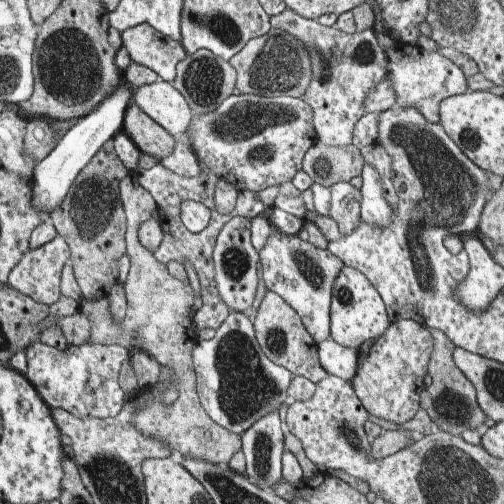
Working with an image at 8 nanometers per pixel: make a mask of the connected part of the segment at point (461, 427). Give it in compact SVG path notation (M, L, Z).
M430 329L434 338L434 350L428 362L427 372L430 378L423 386L422 407L435 423L435 429L448 432L452 436L462 436L466 430L483 432L486 414L480 408L476 398L474 384L464 376L464 373L454 364L455 344L440 330Z

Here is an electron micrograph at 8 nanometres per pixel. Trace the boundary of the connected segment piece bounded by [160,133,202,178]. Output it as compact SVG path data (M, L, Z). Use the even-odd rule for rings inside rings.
M187 133L176 139L174 152L160 162L178 176L190 178L202 174L201 165L192 150L192 142Z

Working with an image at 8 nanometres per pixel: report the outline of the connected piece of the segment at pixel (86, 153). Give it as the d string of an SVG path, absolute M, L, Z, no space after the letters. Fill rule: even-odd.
M120 85L94 112L75 119L75 123L64 133L56 148L46 158L38 161L32 179L32 206L34 208L50 215L66 200L76 176L82 172L107 140L113 139L115 135L122 132L124 115L132 96L133 92L128 86Z

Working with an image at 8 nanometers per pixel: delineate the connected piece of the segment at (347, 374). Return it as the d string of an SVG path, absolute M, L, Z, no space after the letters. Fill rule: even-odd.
M331 336L318 343L317 349L324 370L350 383L357 372L358 351L338 344Z

